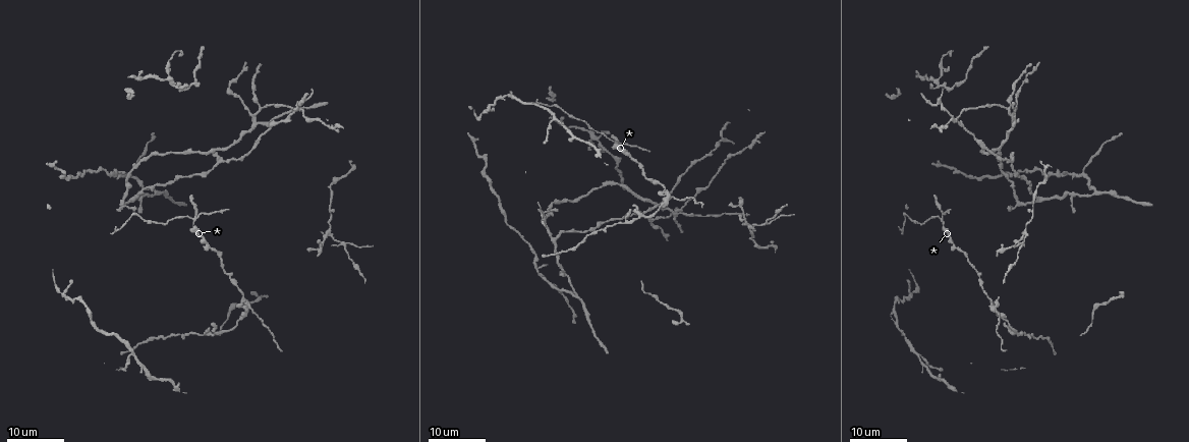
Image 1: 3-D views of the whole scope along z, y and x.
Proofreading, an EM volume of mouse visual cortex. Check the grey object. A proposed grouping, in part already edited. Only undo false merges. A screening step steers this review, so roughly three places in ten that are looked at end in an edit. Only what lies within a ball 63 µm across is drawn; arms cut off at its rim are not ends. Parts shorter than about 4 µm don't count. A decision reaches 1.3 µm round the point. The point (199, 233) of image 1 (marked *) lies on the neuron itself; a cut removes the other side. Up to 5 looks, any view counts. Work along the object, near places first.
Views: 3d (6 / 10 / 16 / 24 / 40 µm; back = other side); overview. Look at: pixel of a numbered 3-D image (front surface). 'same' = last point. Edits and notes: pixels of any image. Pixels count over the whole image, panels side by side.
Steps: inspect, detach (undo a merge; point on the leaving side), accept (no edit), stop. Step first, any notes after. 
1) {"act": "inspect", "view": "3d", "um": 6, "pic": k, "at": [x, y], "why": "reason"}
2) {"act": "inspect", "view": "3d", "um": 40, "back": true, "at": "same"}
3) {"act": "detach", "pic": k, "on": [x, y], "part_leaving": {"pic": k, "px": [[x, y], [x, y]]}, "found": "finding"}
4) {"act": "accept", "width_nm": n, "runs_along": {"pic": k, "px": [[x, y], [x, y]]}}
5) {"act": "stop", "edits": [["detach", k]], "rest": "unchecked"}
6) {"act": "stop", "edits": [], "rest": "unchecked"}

{"act": "inspect", "view": "3d", "um": 16, "pic": 1, "at": [247, 309], "why": "four or more arms meet"}

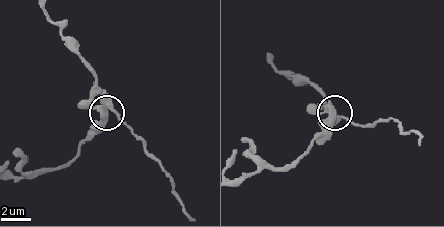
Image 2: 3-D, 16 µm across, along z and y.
{"act": "inspect", "view": "3d", "um": 10, "pic": 2, "at": [106, 116]}

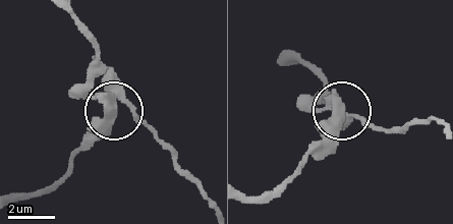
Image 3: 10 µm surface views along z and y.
{"act": "detach", "pic": 3, "on": [143, 120], "arms": 5, "part_leaving": {"pic": 3, "px": [[116, 97], [167, 148], [208, 206]]}, "found": "a second neuron is stuck on"}

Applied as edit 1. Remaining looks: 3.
{"act": "inspect", "view": "overview"}

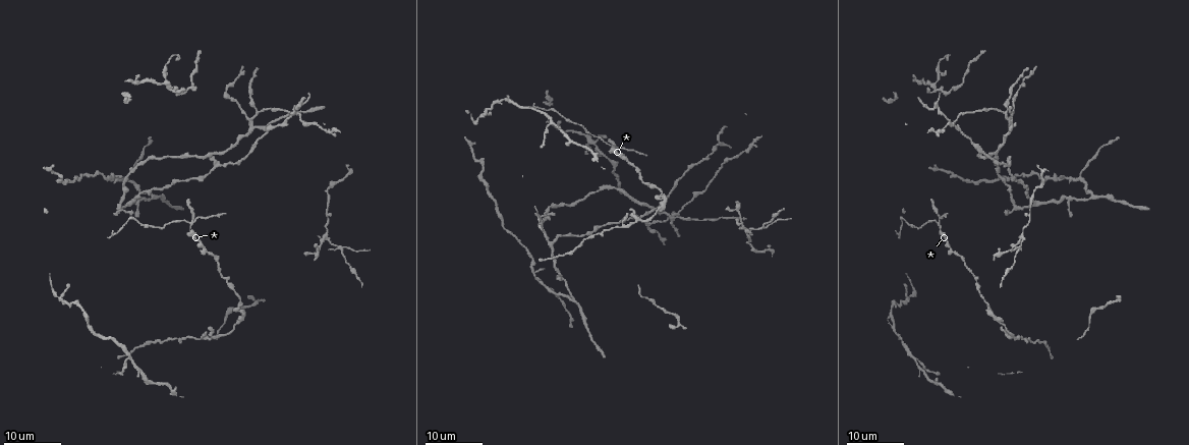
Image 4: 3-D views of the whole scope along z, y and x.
{"act": "inspect", "view": "3d", "um": 24, "pic": 4, "at": [548, 287], "why": "three arms meet"}

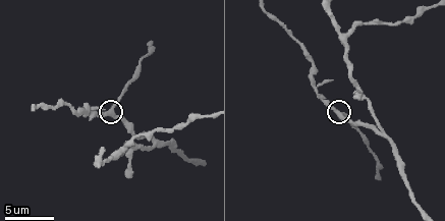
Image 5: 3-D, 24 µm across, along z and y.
{"act": "inspect", "view": "3d", "um": 6, "pic": 5, "at": [340, 113]}

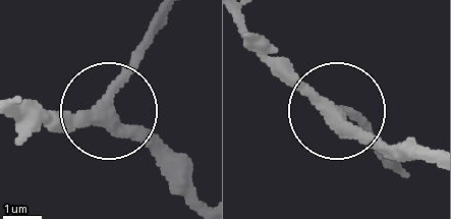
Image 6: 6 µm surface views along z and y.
{"act": "accept", "arms": 3, "runs_along": {"pic": 6, "px": [[426, 158], [387, 151], [338, 106], [393, 161]]}, "found": "all the same neuron"}

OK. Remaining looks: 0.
{"act": "stop", "edits": [["detach", 3]], "rest": "unchecked"}

